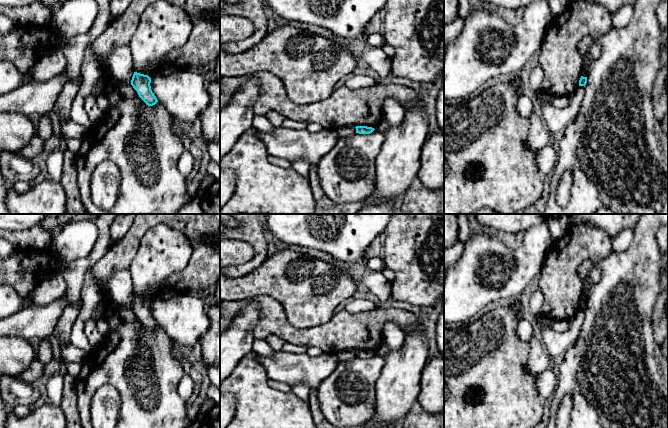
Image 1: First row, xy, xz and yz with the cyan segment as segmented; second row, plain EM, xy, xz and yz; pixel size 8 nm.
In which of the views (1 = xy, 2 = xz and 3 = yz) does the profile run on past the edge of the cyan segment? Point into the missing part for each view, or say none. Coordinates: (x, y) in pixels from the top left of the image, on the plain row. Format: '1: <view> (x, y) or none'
1: none
2: none
3: none

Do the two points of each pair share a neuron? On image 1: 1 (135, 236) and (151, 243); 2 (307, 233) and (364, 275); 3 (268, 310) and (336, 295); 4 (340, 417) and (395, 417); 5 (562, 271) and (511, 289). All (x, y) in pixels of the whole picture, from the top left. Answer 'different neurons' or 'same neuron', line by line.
1: different neurons
2: same neuron
3: different neurons
4: different neurons
5: different neurons

